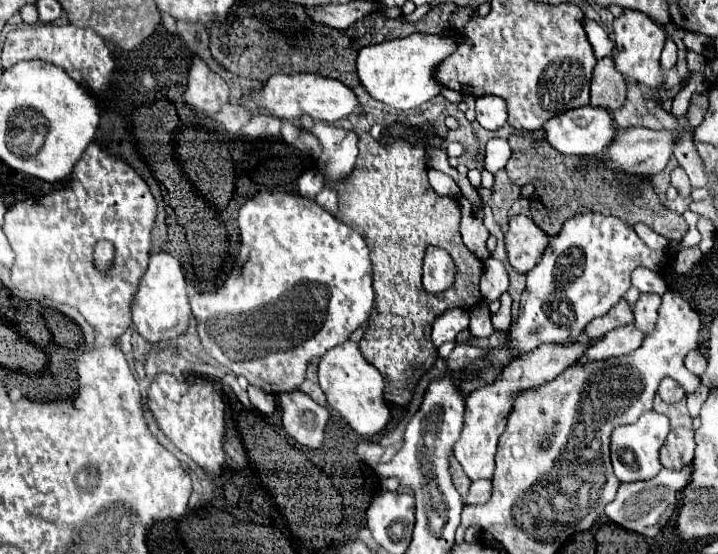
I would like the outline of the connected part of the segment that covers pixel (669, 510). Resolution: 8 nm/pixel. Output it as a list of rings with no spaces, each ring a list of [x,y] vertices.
[[[688,464],[688,468],[682,468],[678,472],[662,468],[660,474],[654,476],[652,480],[620,484],[616,498],[610,504],[606,504],[604,512],[618,526],[622,526],[626,530],[632,530],[632,532],[638,532],[642,536],[654,538],[664,528],[668,518],[674,516],[676,502],[678,502],[676,494],[682,490],[682,486],[686,486],[686,482],[690,482],[690,464]]]

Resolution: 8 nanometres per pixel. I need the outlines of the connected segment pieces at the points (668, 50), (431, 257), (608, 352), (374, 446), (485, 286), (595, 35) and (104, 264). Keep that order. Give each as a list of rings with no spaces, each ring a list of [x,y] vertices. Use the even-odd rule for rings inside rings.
[[[666,40],[666,46],[662,50],[662,58],[660,58],[660,66],[662,66],[662,72],[666,74],[670,68],[674,68],[676,64],[676,44],[672,40]]]
[[[428,246],[424,254],[422,268],[422,286],[428,294],[440,294],[450,288],[456,280],[456,264],[448,252],[442,248]]]
[[[630,324],[630,328],[616,328],[614,332],[608,332],[604,340],[596,340],[578,360],[578,364],[582,366],[588,362],[612,358],[612,356],[624,356],[634,348],[638,348],[638,344],[642,344],[642,338],[644,334],[634,324]]]
[[[362,442],[356,448],[358,460],[362,460],[362,462],[366,462],[370,466],[376,466],[380,462],[382,454],[384,454],[384,448],[378,442]]]
[[[488,258],[484,262],[484,271],[479,285],[482,303],[488,306],[498,300],[502,293],[507,291],[508,286],[509,277],[504,264],[494,258]]]
[[[584,18],[582,28],[584,28],[584,32],[586,32],[586,36],[588,36],[588,42],[590,42],[592,50],[594,50],[594,56],[596,56],[598,60],[604,58],[604,56],[610,56],[610,54],[612,54],[614,44],[612,44],[608,32],[606,32],[596,20],[592,20],[592,18]]]
[[[98,242],[94,248],[94,264],[98,270],[106,270],[112,264],[114,258],[114,248],[110,242]]]

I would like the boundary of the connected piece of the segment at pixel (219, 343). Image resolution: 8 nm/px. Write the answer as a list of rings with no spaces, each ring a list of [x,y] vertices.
[[[264,191],[256,194],[240,208],[238,228],[242,246],[226,282],[212,292],[188,288],[202,346],[222,366],[244,376],[252,386],[268,394],[298,390],[306,380],[308,362],[346,342],[370,316],[374,290],[368,246],[356,230],[336,220],[312,198],[297,193]]]

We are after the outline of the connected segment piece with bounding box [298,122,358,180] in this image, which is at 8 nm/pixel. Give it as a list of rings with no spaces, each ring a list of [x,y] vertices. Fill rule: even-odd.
[[[315,123],[311,128],[298,125],[298,128],[306,132],[314,132],[322,140],[322,162],[324,162],[324,174],[328,180],[342,180],[348,176],[354,168],[356,156],[358,156],[358,136],[356,132],[345,131],[342,128]]]

